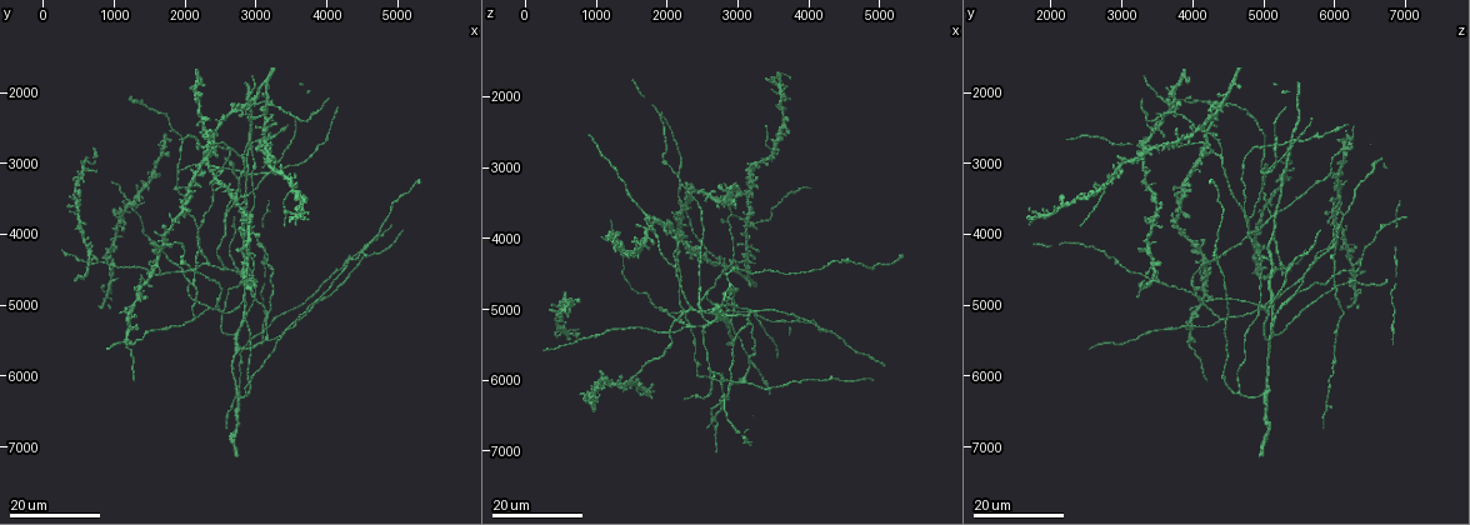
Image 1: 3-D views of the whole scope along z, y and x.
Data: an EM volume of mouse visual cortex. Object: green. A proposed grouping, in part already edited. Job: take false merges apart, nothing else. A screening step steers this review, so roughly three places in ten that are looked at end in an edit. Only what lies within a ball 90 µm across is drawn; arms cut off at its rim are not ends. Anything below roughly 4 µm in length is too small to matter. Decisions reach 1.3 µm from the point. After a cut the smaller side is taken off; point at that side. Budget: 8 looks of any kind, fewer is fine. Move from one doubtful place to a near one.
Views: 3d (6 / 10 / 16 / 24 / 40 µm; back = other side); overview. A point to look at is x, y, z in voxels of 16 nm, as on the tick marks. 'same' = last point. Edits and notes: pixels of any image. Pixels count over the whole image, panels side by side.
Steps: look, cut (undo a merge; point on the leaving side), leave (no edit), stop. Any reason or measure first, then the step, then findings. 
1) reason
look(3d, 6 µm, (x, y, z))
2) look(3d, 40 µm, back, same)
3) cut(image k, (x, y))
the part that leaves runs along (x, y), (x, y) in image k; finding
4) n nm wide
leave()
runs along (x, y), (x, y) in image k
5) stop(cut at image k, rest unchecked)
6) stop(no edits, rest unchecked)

three arms meet
look(3d, 16 µm, (2950, 6200, 4650))

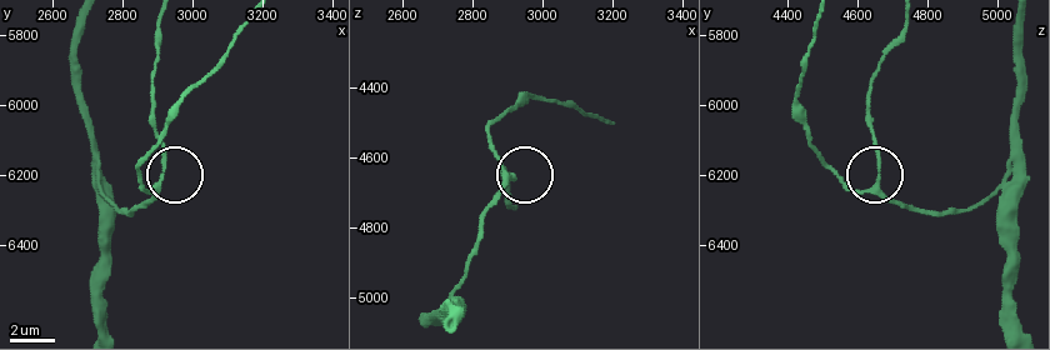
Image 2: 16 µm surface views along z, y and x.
closer look
look(3d, 10 µm, (2900, 6230, 4650))

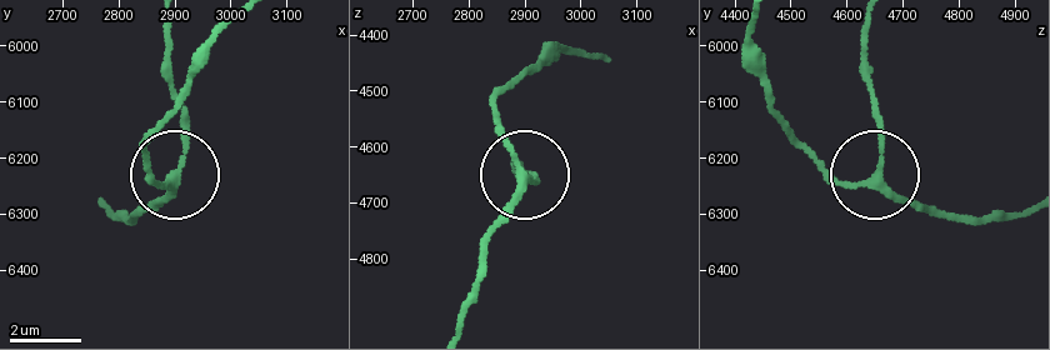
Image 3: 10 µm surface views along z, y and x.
leave()
runs along (458, 326), (481, 238), (520, 175), (490, 106) in image 3; all the same neuron

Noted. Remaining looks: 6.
thin arm on a thick one
look(3d, 16 µm, (1200, 5500, 3950))

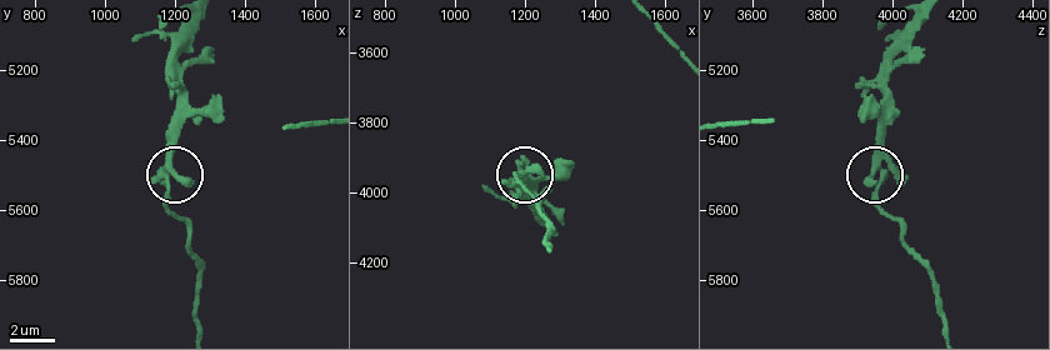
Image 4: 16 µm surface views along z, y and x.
look(3d, 6 µm, (1180, 5480, 3960))

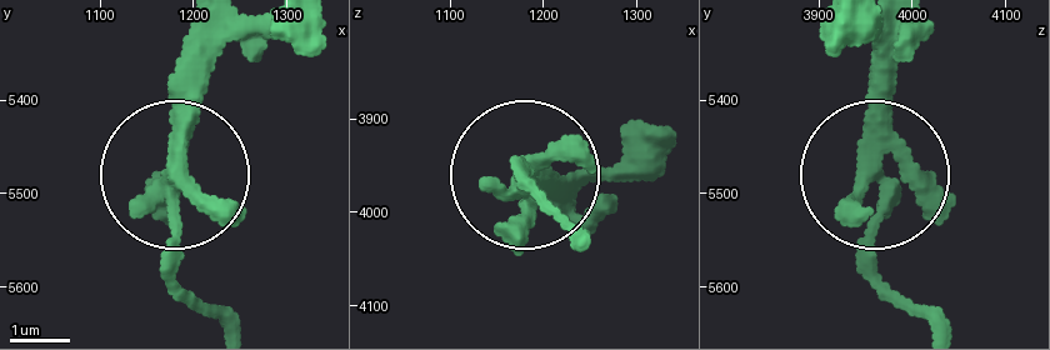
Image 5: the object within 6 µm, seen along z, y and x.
cut(image 5, (169, 285))
the part that leaves runs along (891, 196), (876, 251), (931, 325) in image 5; two neurons meet here

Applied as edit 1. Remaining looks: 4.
look(3d, 16 µm, (2700, 5450, 5150))

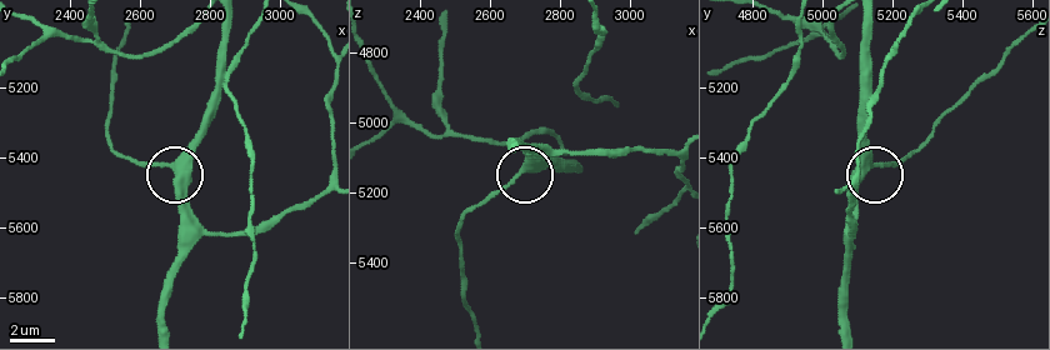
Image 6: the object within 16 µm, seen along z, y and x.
look(3d, 10 µm, (2700, 5430, 5140))

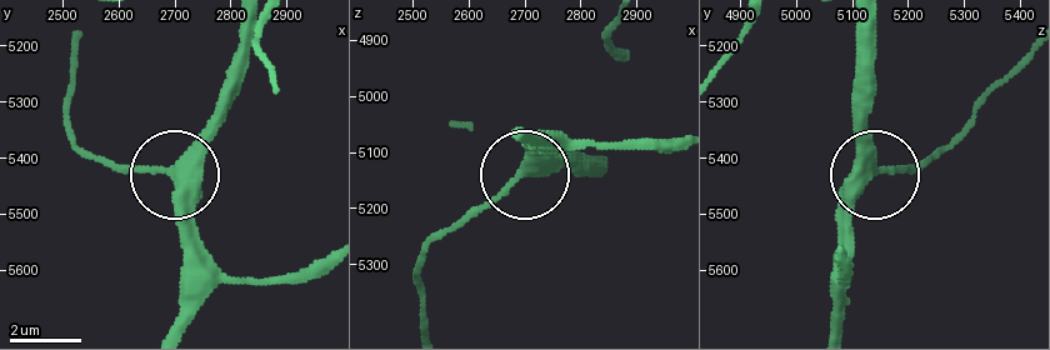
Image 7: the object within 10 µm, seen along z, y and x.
leave()
runs along (860, 24), (863, 159), (878, 171), (929, 161) in image 7; all the same neuron

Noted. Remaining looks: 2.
three arms meet
look(3d, 24 µm, (2500, 5050, 5000))

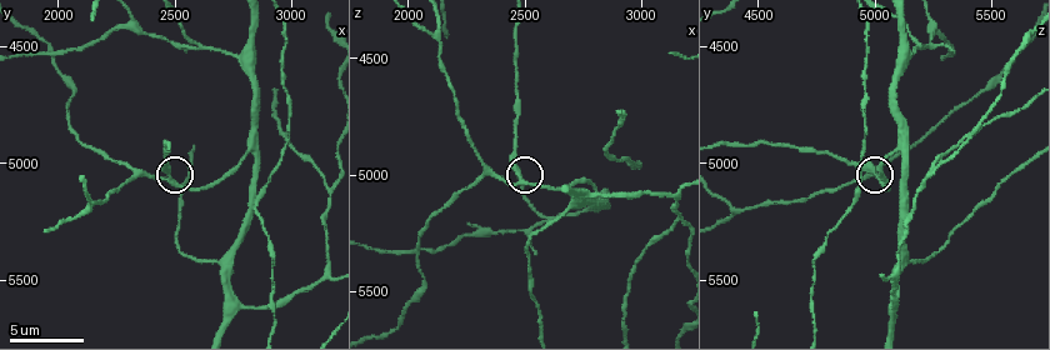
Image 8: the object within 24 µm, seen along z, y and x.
closer look
look(3d, 6 µm, (2480, 5050, 5010))

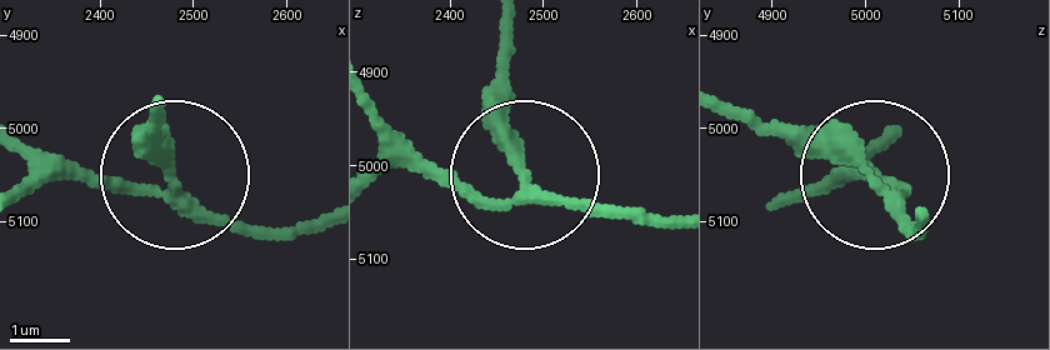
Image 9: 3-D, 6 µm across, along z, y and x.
220 nm wide
leave()
runs along (325, 214), (251, 234), (191, 204), (161, 160), (161, 105) in image 9; continuous, no second neuron

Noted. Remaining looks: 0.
stop(cut at image 5, rest unchecked)

